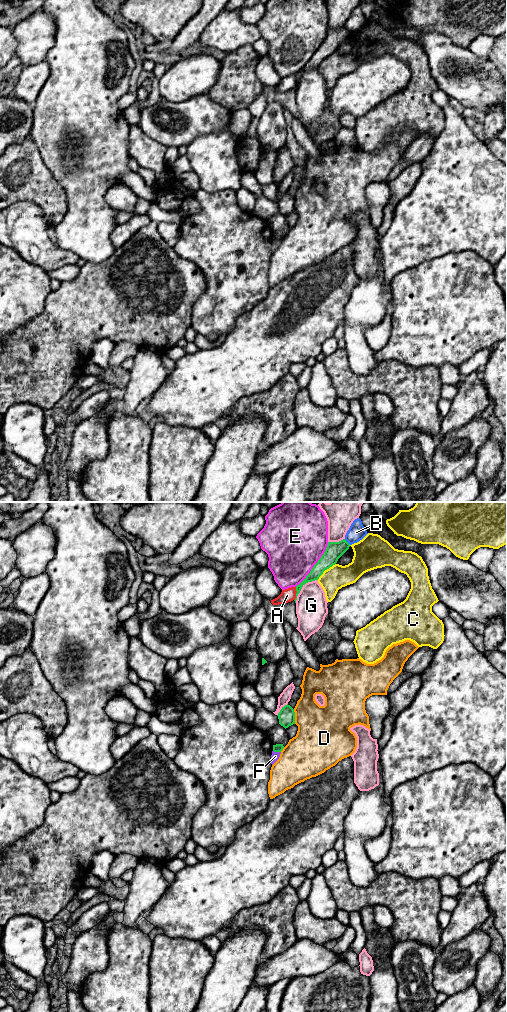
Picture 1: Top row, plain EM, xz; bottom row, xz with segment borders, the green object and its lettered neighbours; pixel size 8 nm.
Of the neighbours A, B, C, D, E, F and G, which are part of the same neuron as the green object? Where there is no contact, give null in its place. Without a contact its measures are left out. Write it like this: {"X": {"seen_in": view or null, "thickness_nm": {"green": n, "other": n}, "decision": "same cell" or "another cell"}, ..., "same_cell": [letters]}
{"A": {"seen_in": "xz", "thickness_nm": {"green": 90, "other": 110}, "decision": "another cell"}, "B": {"seen_in": "xz", "thickness_nm": {"green": 140, "other": 140}, "decision": "another cell"}, "C": {"seen_in": "xz", "thickness_nm": {"green": 140, "other": 190}, "decision": "another cell"}, "D": {"seen_in": "xz", "thickness_nm": {"green": 140, "other": 380}, "decision": "another cell"}, "E": {"seen_in": "xz", "thickness_nm": {"green": 140, "other": 480}, "decision": "another cell"}, "F": {"seen_in": "xz", "thickness_nm": {"green": 60, "other": 70}, "decision": "another cell"}, "G": {"seen_in": "xz", "thickness_nm": {"green": 100, "other": 260}, "decision": "another cell"}, "same_cell": []}

